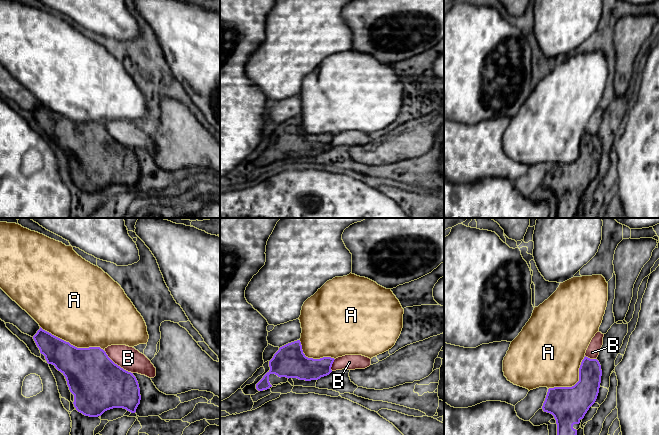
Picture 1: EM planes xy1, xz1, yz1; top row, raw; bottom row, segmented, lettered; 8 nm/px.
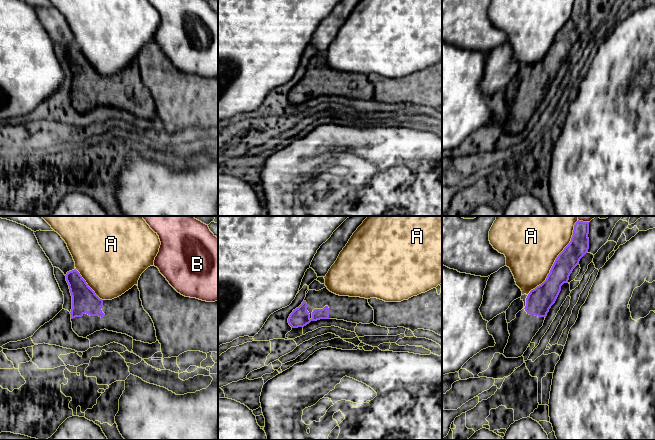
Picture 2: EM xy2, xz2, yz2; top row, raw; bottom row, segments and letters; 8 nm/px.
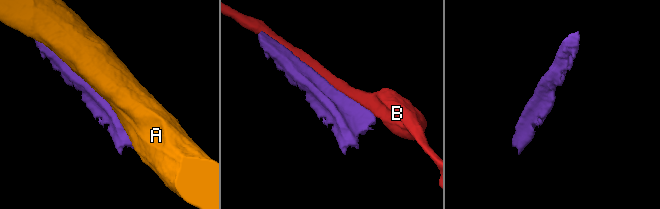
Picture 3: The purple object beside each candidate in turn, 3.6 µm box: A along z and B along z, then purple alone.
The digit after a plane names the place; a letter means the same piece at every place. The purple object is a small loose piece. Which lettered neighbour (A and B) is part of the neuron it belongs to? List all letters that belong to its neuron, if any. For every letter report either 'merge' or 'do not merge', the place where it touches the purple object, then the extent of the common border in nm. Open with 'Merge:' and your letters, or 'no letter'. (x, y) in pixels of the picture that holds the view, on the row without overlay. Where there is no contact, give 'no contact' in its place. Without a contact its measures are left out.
Merge: no letter
A: do not merge; meets purple in yz2 at (555, 37); contact 700 nm long
B: do not merge; meets purple in xy1 at (116, 140); contact 300 nm long

